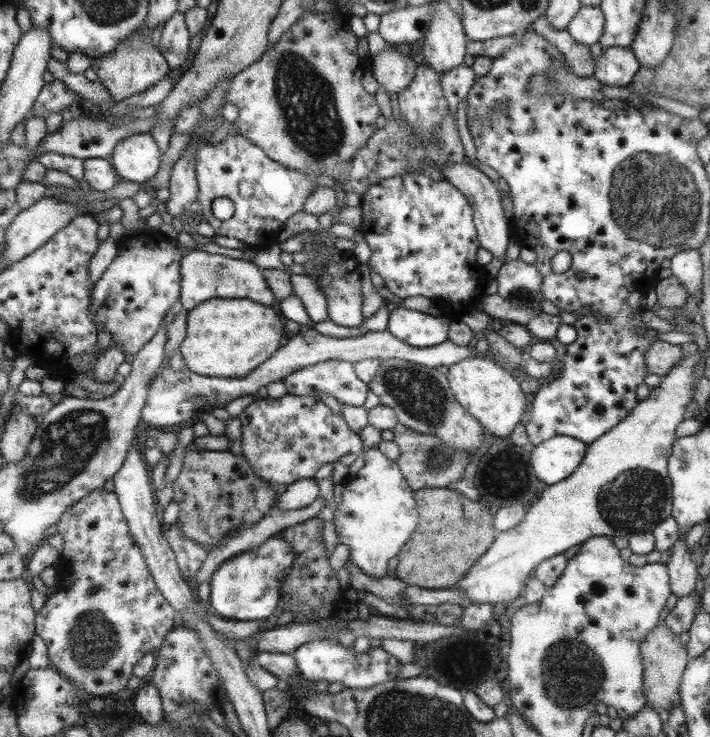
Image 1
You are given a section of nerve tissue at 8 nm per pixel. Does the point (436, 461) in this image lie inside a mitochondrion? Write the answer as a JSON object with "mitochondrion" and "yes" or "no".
{"mitochondrion":"yes"}

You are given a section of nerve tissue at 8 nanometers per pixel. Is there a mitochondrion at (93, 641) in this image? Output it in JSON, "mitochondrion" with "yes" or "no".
{"mitochondrion":"yes"}

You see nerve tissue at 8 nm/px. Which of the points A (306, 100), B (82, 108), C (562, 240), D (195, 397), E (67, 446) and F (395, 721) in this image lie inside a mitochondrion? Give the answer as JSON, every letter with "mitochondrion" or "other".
{"A":"mitochondrion","B":"other","C":"other","D":"mitochondrion","E":"mitochondrion","F":"mitochondrion"}

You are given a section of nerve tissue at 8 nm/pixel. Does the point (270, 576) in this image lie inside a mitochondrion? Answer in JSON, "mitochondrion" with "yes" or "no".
{"mitochondrion":"yes"}

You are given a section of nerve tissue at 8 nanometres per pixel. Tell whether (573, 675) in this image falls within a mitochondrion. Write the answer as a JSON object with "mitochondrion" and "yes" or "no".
{"mitochondrion":"yes"}

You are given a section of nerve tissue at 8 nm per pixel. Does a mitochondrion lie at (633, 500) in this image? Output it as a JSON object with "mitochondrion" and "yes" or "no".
{"mitochondrion":"yes"}

